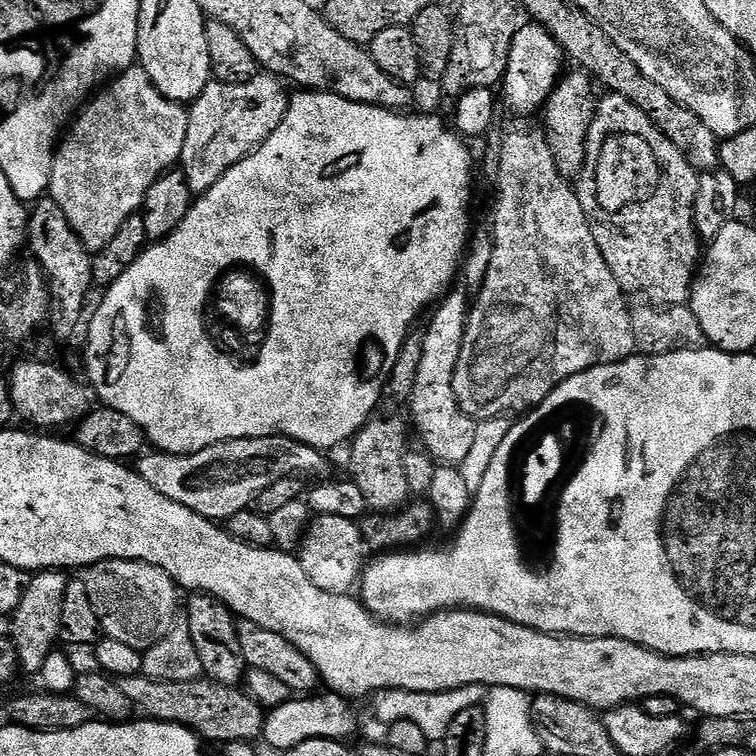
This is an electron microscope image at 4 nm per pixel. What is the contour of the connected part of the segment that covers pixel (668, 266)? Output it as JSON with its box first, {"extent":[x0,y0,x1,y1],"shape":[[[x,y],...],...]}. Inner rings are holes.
{"extent":[584,146,702,306],"shape":[[[666,146],[662,166],[658,154],[652,155],[652,160],[656,166],[654,184],[658,184],[658,196],[652,196],[646,204],[630,206],[630,210],[586,210],[584,213],[599,259],[619,282],[621,292],[637,292],[652,306],[687,305],[702,260],[702,242],[692,221],[698,176],[677,148]],[[677,166],[674,176],[660,180]]]}

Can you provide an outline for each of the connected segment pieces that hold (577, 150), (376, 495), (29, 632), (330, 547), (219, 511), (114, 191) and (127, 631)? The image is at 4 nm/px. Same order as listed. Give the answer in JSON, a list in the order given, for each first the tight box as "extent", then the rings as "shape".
[{"extent":[542,70,598,178],"shape":[[[568,70],[560,76],[542,108],[542,115],[544,114],[542,131],[548,137],[548,149],[554,158],[554,166],[564,178],[579,177],[581,170],[584,169],[588,127],[592,124],[598,103],[597,97],[591,96],[592,88],[594,89],[592,77],[583,70],[572,71],[576,72]]]},{"extent":[350,416,410,513],"shape":[[[384,416],[381,420],[373,418],[352,437],[351,448],[350,479],[358,486],[358,490],[362,490],[365,505],[373,513],[393,513],[401,509],[410,496],[404,480],[405,472],[402,471],[402,460],[406,451],[403,422],[396,416]]]},{"extent":[10,570,70,673],"shape":[[[41,570],[31,577],[26,586],[26,594],[22,594],[22,602],[16,612],[10,616],[10,636],[16,646],[23,671],[39,673],[47,656],[57,647],[60,640],[60,619],[62,618],[62,602],[66,590],[70,587],[65,573],[60,570]]]},{"extent":[298,515,364,596],"shape":[[[315,515],[305,528],[298,549],[300,565],[311,584],[339,596],[349,595],[354,592],[355,584],[357,587],[364,568],[362,556],[364,549],[359,525],[352,520],[335,518],[334,515]]]},{"extent":[135,436,328,522],"shape":[[[285,436],[227,440],[189,456],[170,456],[158,451],[148,455],[141,455],[135,461],[136,473],[150,482],[162,498],[170,498],[170,502],[178,502],[186,506],[186,510],[194,510],[194,514],[213,522],[226,522],[234,514],[251,509],[254,498],[262,494],[266,486],[274,486],[274,482],[282,478],[320,478],[328,468],[321,449],[299,444]]]},{"extent":[47,66,188,253],"shape":[[[139,66],[119,73],[79,109],[55,149],[47,195],[89,253],[102,251],[114,234],[122,230],[126,218],[137,215],[143,209],[146,190],[150,190],[150,186],[154,186],[154,182],[158,182],[158,178],[179,161],[186,142],[187,125],[188,108],[167,100],[148,81],[146,70]]]},{"extent":[82,560,177,650],"shape":[[[103,560],[97,564],[89,564],[83,569],[84,584],[82,590],[88,595],[90,606],[94,606],[94,614],[98,614],[100,631],[107,639],[126,642],[126,646],[141,650],[152,648],[162,637],[177,627],[176,620],[176,583],[160,568],[143,564],[137,560]]]}]

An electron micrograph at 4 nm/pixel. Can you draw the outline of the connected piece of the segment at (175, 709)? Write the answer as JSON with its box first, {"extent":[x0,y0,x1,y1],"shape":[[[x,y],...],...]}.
{"extent":[119,674,265,746],"shape":[[[143,674],[139,676],[126,676],[119,681],[122,694],[132,704],[133,709],[140,708],[145,717],[149,720],[161,720],[167,724],[181,724],[187,731],[195,734],[201,741],[213,740],[216,746],[229,744],[235,740],[247,740],[256,742],[261,739],[261,732],[264,726],[265,709],[261,708],[258,702],[251,700],[247,692],[236,686],[217,684],[215,680],[201,678],[190,682],[158,682]]]}

